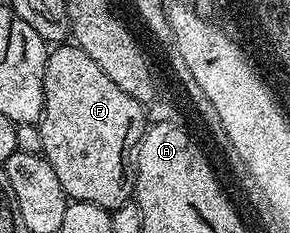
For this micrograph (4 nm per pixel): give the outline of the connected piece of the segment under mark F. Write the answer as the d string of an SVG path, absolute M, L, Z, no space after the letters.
M60 44L49 53L44 69L44 113L38 123L42 153L71 201L98 204L109 212L130 201L136 184L134 155L146 129L144 110L145 103L134 100L134 96L126 96L126 92L122 92L122 88L118 88L118 84L114 84L114 80L110 80L79 46Z

